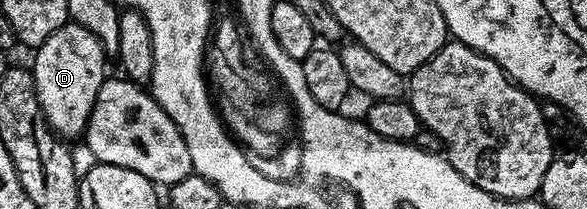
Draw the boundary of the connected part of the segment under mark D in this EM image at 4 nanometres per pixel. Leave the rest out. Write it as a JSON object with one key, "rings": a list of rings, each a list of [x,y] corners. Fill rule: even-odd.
{"rings":[[[67,21],[65,26],[52,32],[52,36],[48,36],[48,40],[44,40],[33,54],[34,91],[51,130],[66,140],[77,134],[78,137],[85,135],[90,110],[108,74],[108,56],[102,51],[102,42],[96,40],[88,28],[80,28],[74,22]]]}

